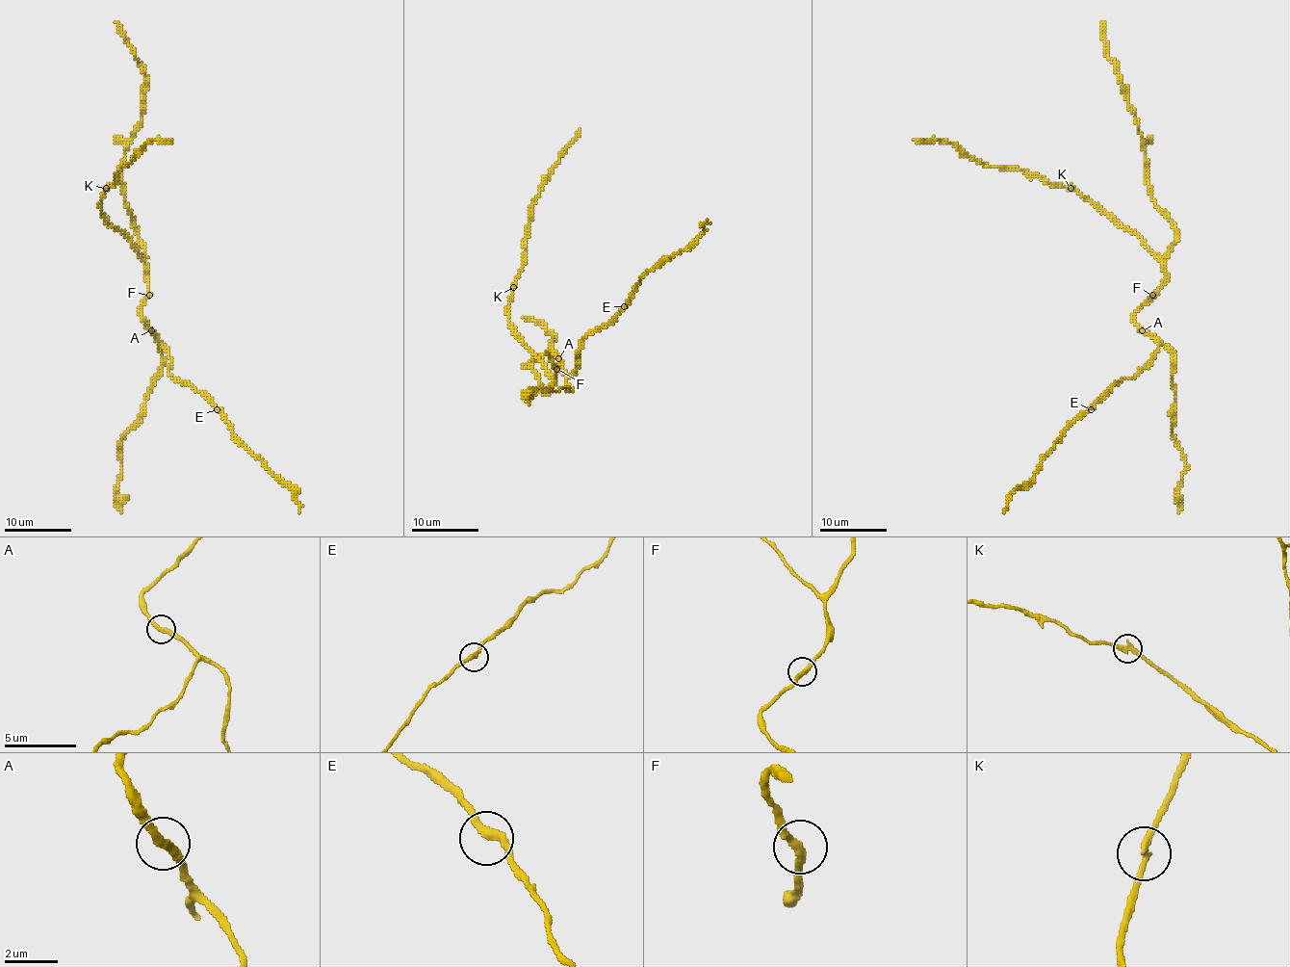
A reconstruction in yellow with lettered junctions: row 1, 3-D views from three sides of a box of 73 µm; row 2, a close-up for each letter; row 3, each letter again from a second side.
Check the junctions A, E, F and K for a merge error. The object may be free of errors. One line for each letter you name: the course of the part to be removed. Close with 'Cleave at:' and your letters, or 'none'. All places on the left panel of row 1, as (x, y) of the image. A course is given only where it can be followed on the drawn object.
Cleave at: none

